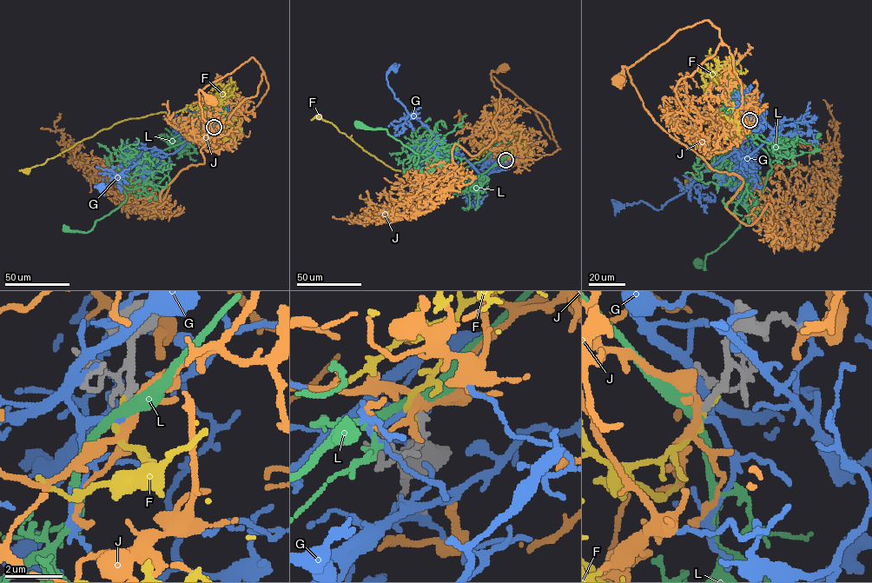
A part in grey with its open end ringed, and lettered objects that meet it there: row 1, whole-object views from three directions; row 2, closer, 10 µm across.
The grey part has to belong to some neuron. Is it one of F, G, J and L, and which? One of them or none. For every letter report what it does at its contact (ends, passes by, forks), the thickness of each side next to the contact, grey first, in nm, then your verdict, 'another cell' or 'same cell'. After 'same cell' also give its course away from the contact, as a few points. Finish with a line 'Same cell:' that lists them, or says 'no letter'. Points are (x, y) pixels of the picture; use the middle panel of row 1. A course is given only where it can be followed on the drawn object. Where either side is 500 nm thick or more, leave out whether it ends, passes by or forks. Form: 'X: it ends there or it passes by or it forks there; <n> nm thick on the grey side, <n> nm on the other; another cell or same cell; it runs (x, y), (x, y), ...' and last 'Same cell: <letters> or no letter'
F: it ends there; 320 nm thick on the grey side, 200 nm on the other; another cell
G: it passes by; 200 nm thick on the grey side, 220 nm on the other; another cell
J: it passes by; 280 nm thick on the grey side, 340 nm on the other; another cell
L: it passes by; 260 nm thick on the grey side, 360 nm on the other; another cell
Same cell: no letter

